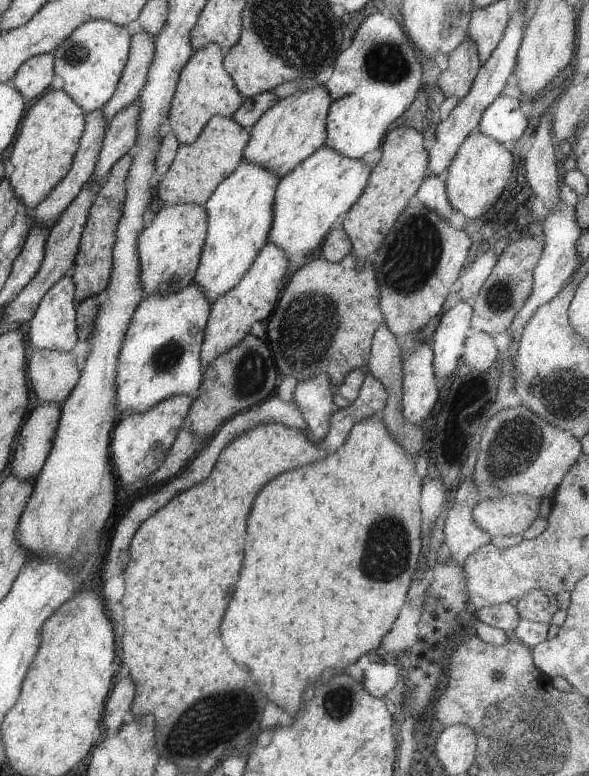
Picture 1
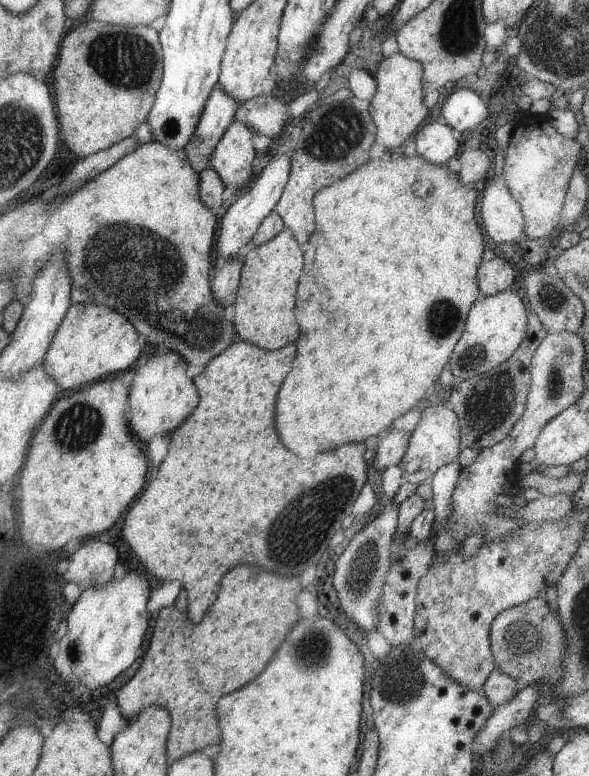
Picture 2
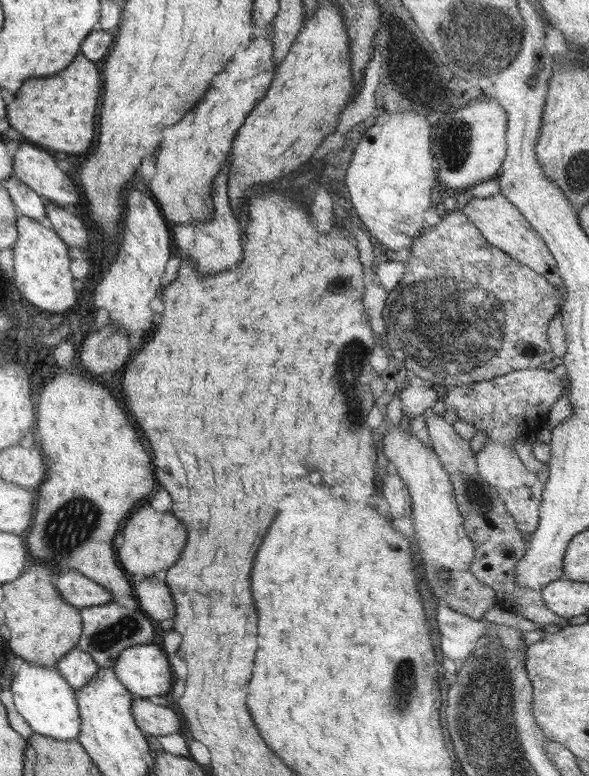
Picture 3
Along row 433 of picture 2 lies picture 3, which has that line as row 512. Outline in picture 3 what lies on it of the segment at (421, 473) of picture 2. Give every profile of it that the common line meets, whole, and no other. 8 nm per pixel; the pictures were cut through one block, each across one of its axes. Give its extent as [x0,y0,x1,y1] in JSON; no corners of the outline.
[383,423,496,619]

